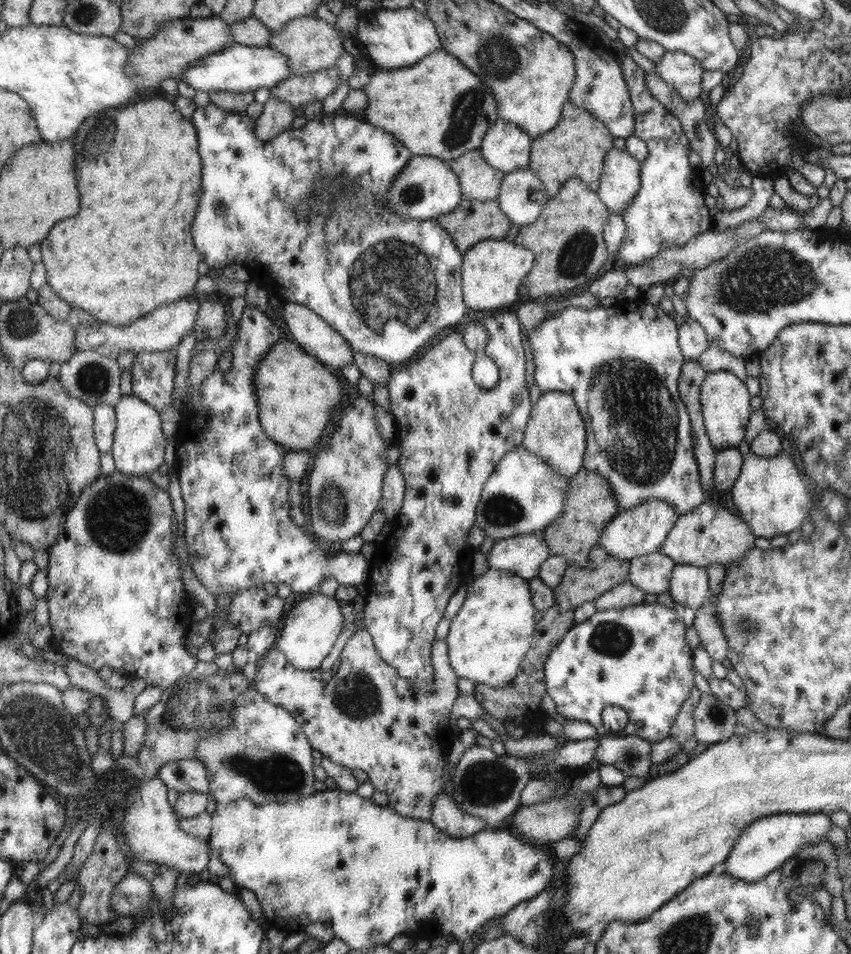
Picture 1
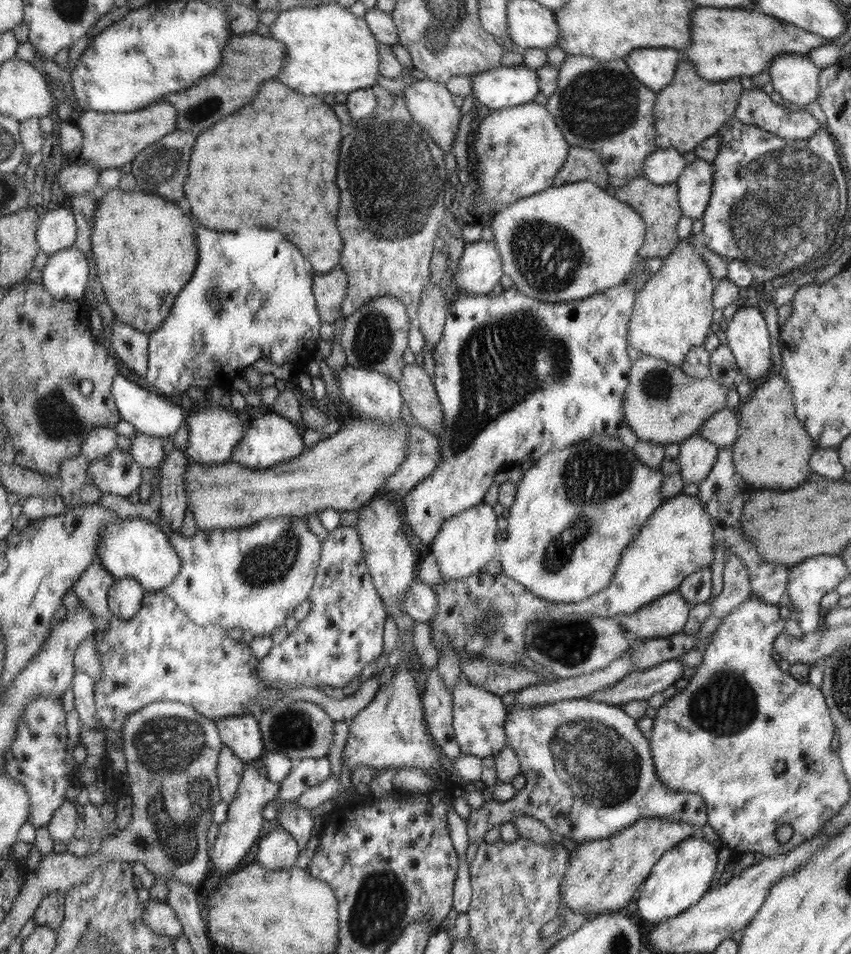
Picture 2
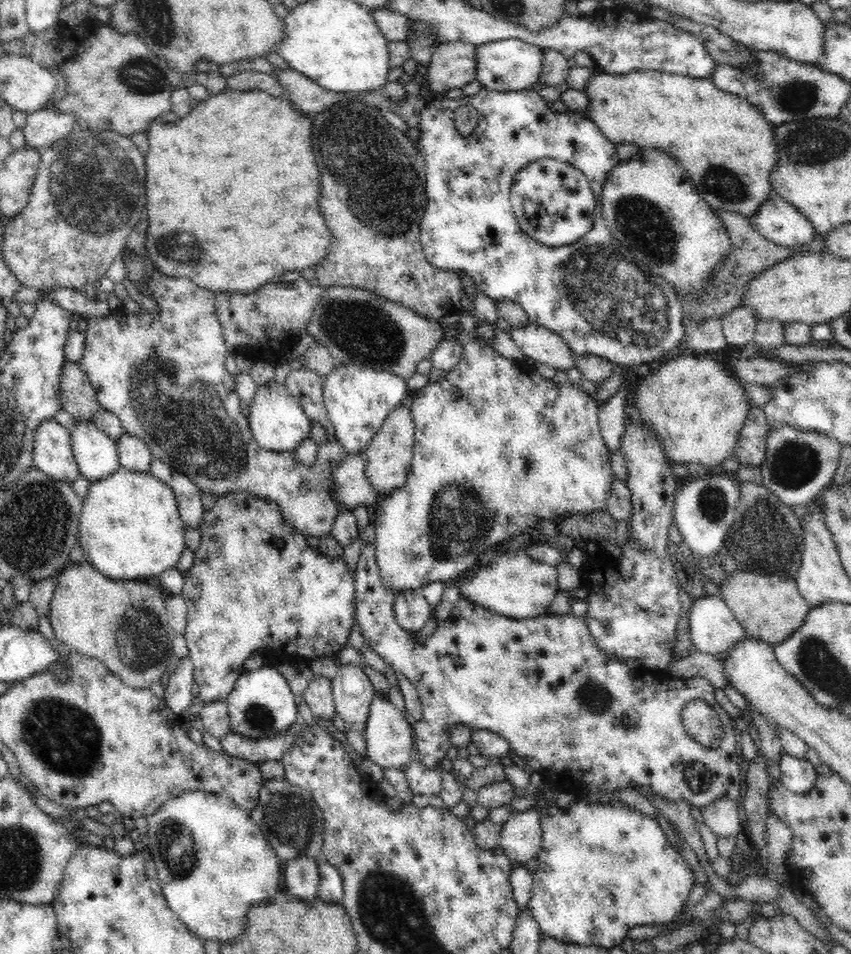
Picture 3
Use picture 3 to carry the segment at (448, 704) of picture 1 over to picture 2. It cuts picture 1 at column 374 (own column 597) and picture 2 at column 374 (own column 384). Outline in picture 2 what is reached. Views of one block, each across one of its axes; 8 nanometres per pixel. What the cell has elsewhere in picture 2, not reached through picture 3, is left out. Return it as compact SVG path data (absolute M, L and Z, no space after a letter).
M341 525L328 533L326 541L322 543L321 566L308 600L311 602L308 615L298 622L296 629L282 643L273 644L269 654L259 660L257 674L272 688L278 685L287 690L309 686L323 690L325 686L333 686L340 691L352 678L361 674L364 666L377 662L381 656L384 624L388 617L384 602L374 589L368 566L364 562L356 527Z

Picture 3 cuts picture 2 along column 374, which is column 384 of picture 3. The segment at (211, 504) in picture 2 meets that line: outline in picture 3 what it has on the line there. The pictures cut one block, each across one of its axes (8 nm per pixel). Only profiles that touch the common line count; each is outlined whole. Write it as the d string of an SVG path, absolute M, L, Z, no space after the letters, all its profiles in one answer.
M407 400L388 414L364 450L367 459L366 477L380 496L387 496L394 490L401 489L407 482L413 459L414 438L415 424Z

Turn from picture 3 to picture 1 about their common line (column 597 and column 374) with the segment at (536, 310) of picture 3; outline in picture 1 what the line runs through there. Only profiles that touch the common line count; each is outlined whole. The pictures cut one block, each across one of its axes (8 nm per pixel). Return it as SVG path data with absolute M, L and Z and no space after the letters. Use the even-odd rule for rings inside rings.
M211 102L207 106L198 107L192 114L191 122L197 127L197 141L200 143L200 153L204 163L202 174L206 176L206 182L202 182L202 186L206 186L202 190L202 202L198 205L197 214L193 218L192 235L193 242L202 254L207 268L224 268L230 264L242 264L248 270L251 280L256 280L258 286L262 286L268 294L279 298L282 302L295 302L317 311L348 343L352 344L356 352L384 359L386 363L394 367L404 364L404 360L410 360L416 354L416 350L428 344L436 334L440 335L440 332L444 332L446 328L454 328L466 316L468 307L464 306L465 300L462 300L463 253L454 242L453 235L436 221L436 218L423 221L404 219L400 215L389 212L384 206L386 192L413 158L413 151L408 150L408 147L404 146L404 143L392 133L369 124L360 115L359 118L352 118L352 116L322 114L308 120L302 128L291 128L289 131L276 135L270 141L262 141L257 137L254 119L246 114L226 112ZM322 178L326 178L328 182L344 181L340 181L336 187L330 189L330 184L326 184L324 188Z

